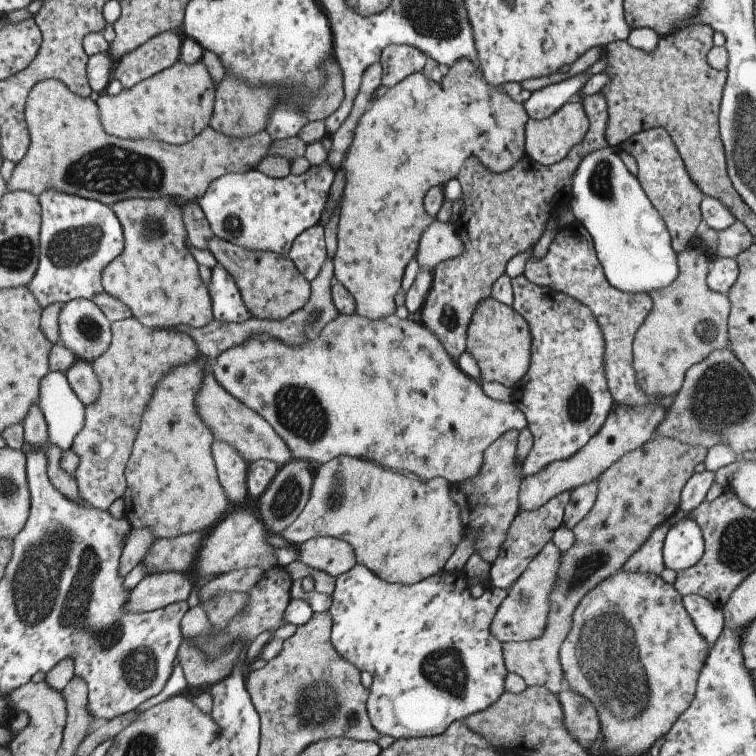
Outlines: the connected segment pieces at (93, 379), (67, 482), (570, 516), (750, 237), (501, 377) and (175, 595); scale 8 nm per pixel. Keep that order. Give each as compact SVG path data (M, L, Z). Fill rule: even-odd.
M76 360L65 375L82 404L88 406L98 400L101 384L90 362Z
M48 443L47 459L47 473L54 488L57 488L58 492L61 492L68 500L77 502L79 505L88 505L81 497L75 477L68 474L62 467L61 448Z
M598 480L577 486L572 492L564 511L562 526L573 529L594 506Z
M736 221L732 226L718 232L715 253L720 258L735 259L741 252L750 248L751 244L754 244L754 235L745 224Z
M490 296L477 304L470 319L466 337L466 353L470 353L481 372L483 382L500 382L517 386L531 361L529 324L511 306Z
M182 573L146 575L129 594L128 613L149 613L169 604L185 601L193 587L193 576Z

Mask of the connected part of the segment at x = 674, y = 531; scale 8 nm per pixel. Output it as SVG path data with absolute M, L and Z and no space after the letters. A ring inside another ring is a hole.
M688 514L669 528L663 544L663 561L666 567L679 573L694 566L704 549L702 529Z

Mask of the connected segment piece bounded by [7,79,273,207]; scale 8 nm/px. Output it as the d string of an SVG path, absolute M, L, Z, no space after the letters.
M46 79L32 87L25 104L25 121L29 132L29 149L24 158L15 164L13 174L7 182L8 190L30 192L38 197L46 189L56 189L97 200L109 207L124 199L163 197L198 201L213 180L228 173L245 173L256 168L273 142L273 138L266 131L234 138L214 130L209 124L190 142L181 145L171 145L150 138L121 139L104 130L99 119L97 102L90 97L79 97L56 79Z

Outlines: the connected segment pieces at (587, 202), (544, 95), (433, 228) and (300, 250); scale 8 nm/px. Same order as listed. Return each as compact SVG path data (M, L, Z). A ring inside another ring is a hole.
M605 146L589 152L578 165L571 180L572 214L593 238L595 251L608 282L627 293L650 293L668 286L679 273L677 253L672 248L671 238L660 213L650 202L640 181L632 175L620 159L619 150Z
M582 73L531 92L530 98L522 102L529 118L536 120L548 118L563 104L577 100L581 88L589 78Z
M436 218L423 230L415 259L421 268L433 270L441 262L460 256L463 248L455 226Z
M320 224L314 225L298 235L292 243L288 257L296 265L298 272L312 282L328 257L325 227Z

